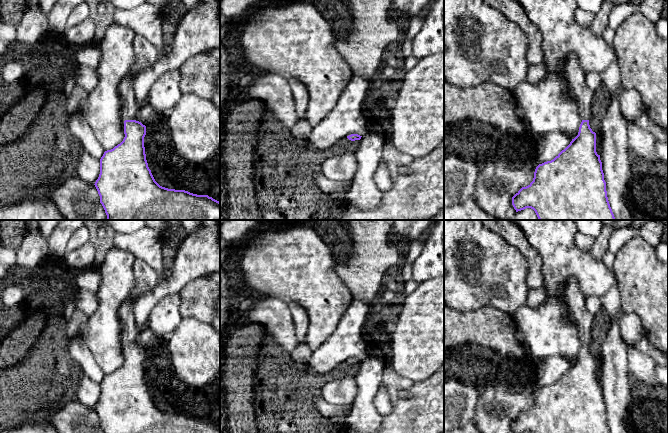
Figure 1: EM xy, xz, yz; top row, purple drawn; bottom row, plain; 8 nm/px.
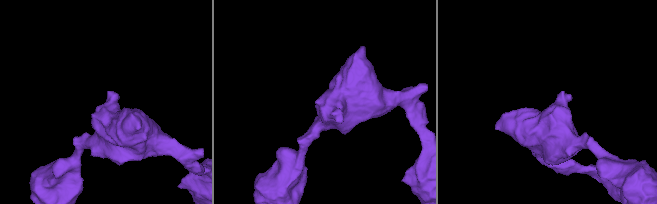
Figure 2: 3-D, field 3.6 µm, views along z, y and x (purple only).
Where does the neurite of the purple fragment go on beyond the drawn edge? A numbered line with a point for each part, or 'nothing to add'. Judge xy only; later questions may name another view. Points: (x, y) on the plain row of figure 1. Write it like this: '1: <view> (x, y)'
1: xy (146, 277)

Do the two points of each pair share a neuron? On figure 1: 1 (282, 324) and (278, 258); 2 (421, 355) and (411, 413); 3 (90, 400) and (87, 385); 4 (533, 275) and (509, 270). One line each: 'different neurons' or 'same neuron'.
1: different neurons
2: different neurons
3: same neuron
4: different neurons

